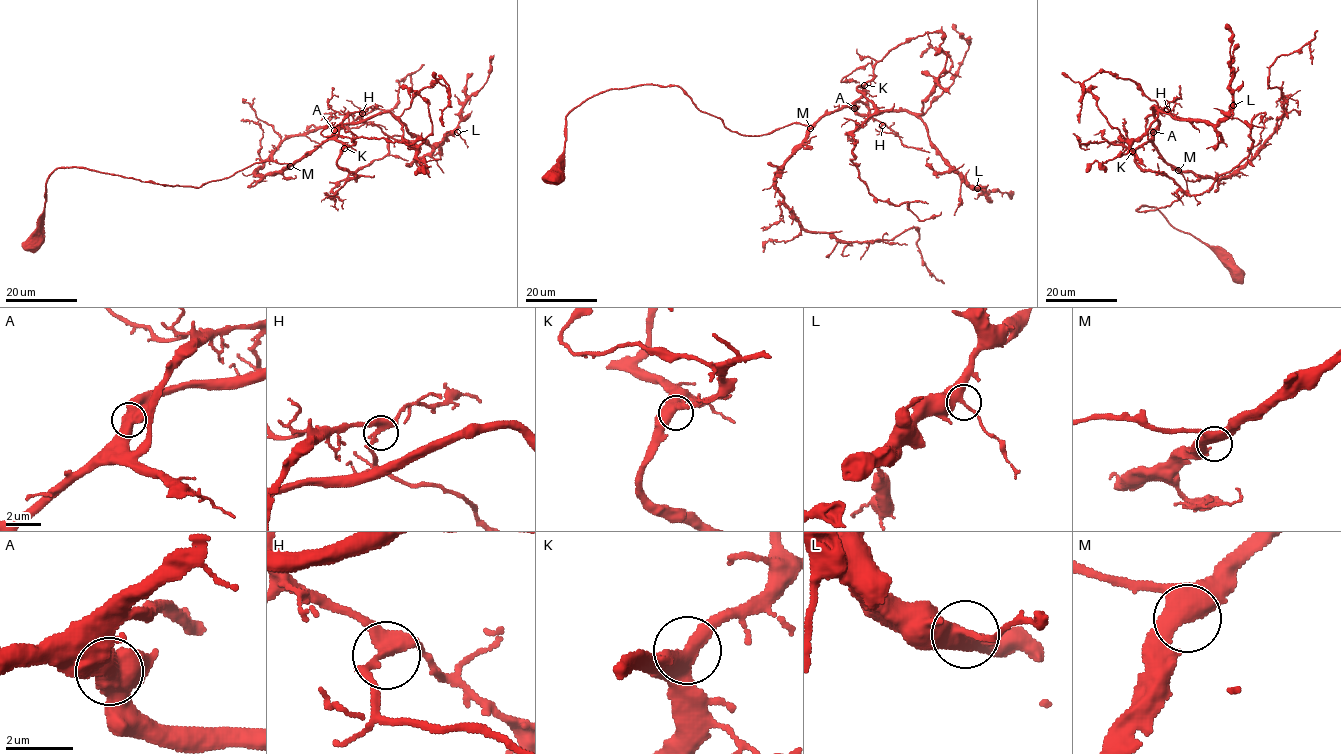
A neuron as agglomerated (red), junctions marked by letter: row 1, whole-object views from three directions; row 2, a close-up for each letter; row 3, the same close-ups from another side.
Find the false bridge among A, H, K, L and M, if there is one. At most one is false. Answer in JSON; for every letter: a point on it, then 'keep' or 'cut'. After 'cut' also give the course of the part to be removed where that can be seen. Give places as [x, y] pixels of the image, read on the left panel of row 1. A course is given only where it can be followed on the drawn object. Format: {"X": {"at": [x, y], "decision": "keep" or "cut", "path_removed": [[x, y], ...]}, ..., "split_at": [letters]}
{"A": {"at": [334, 130], "decision": "keep"}, "H": {"at": [362, 113], "decision": "keep"}, "K": {"at": [344, 148], "decision": "keep"}, "L": {"at": [457, 132], "decision": "keep"}, "M": {"at": [290, 166], "decision": "keep"}, "split_at": []}

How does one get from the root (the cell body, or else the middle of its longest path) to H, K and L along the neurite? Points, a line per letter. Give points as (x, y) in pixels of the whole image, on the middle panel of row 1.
H: (555, 175), (565, 116), (610, 89), (677, 85), (700, 110), (742, 135), (813, 125), (860, 101), (882, 125)
K: (555, 175), (565, 116), (610, 89), (677, 85), (732, 131), (758, 136), (813, 125), (852, 104), (864, 85)
L: (555, 175), (565, 116), (610, 89), (654, 84), (679, 86), (742, 135), (846, 107), (911, 112), (977, 188)

